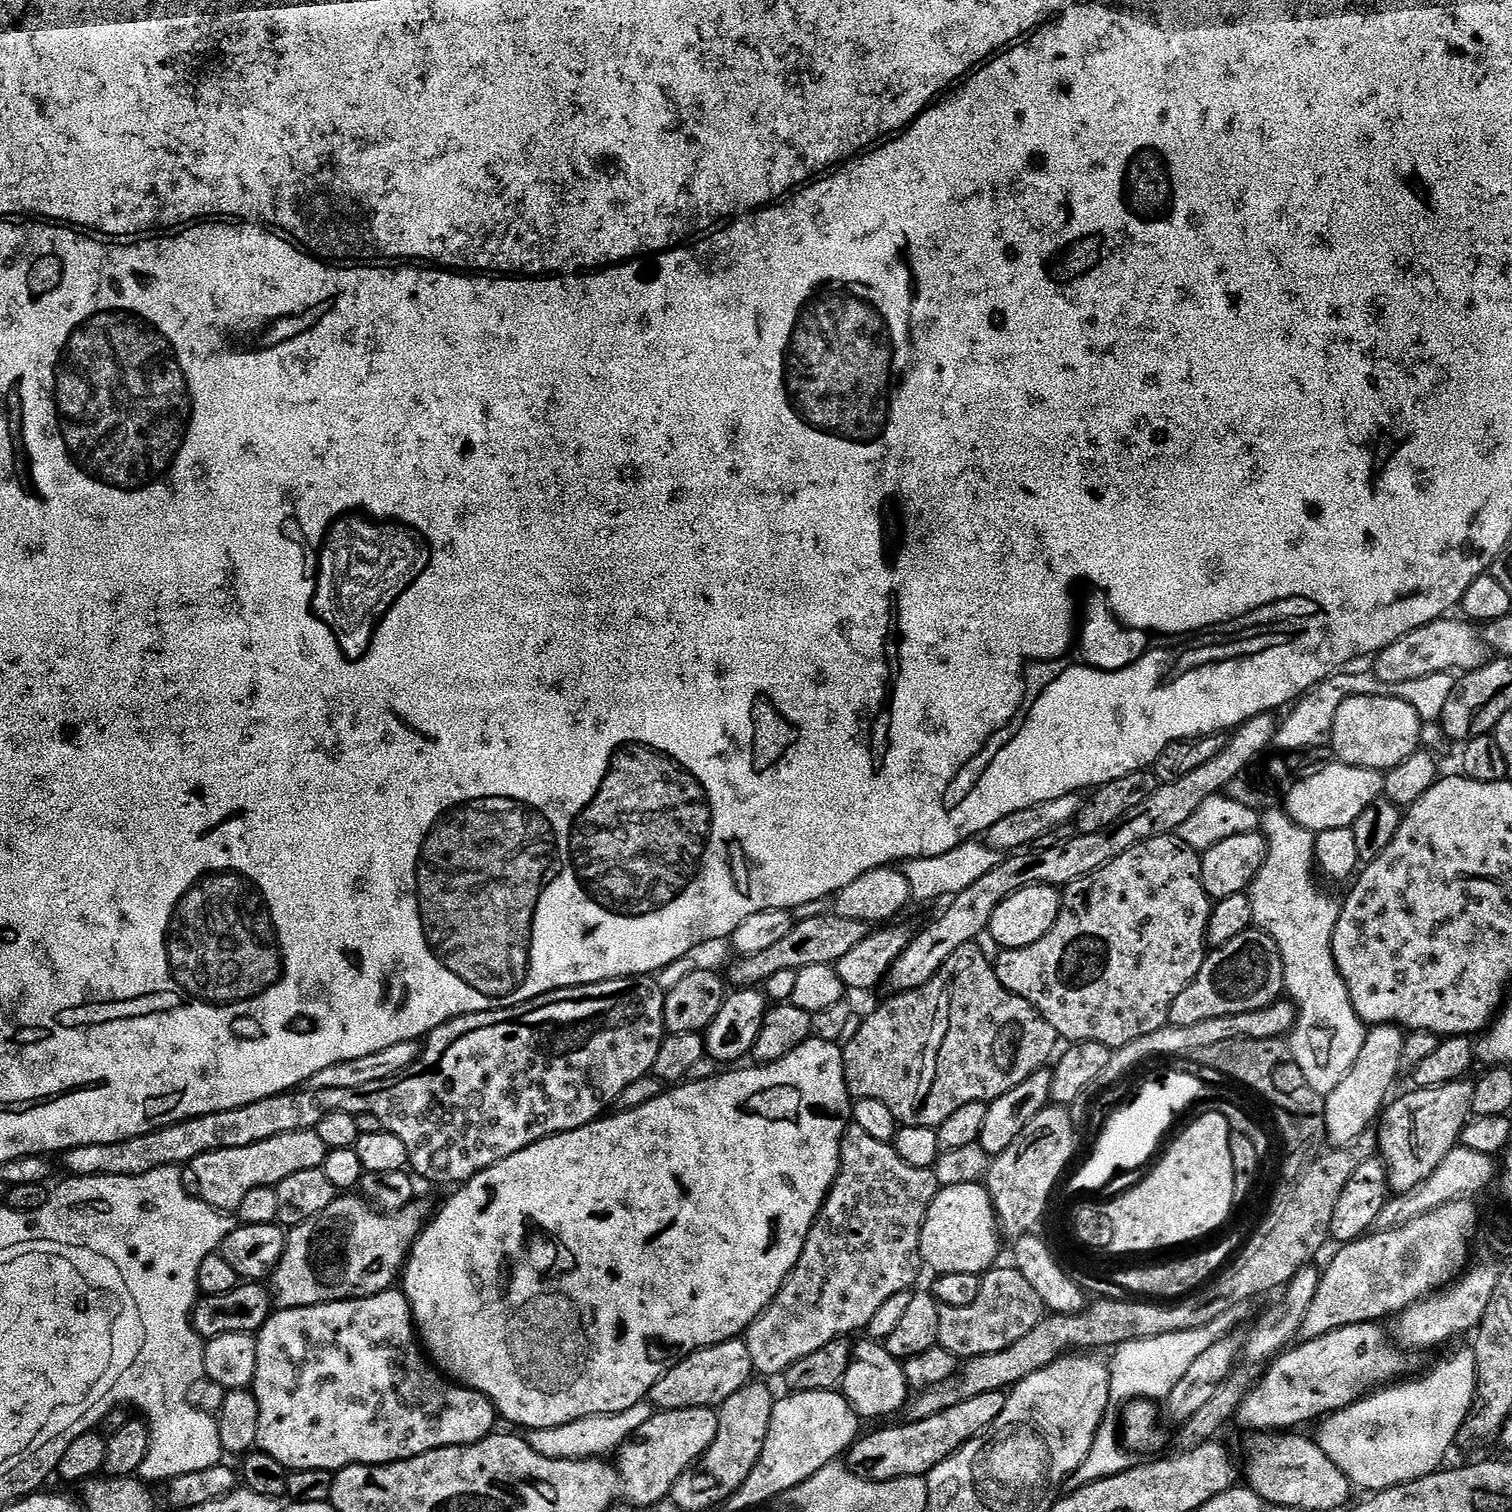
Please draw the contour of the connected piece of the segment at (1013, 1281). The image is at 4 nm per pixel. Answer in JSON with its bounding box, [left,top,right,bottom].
[938,1266,1046,1361]

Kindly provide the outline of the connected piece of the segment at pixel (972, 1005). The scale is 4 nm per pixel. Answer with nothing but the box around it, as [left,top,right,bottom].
[918,956,1058,1128]

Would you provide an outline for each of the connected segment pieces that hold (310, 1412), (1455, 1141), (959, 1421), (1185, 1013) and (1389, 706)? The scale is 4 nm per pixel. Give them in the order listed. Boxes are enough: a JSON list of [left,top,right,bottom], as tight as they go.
[[251,1290,498,1473],[1378,1079,1474,1193],[846,1392,1008,1480],[1168,926,1286,1026],[1331,696,1420,770]]

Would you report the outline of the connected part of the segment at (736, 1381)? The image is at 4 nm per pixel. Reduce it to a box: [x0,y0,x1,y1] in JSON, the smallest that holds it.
[647,1338,754,1412]

